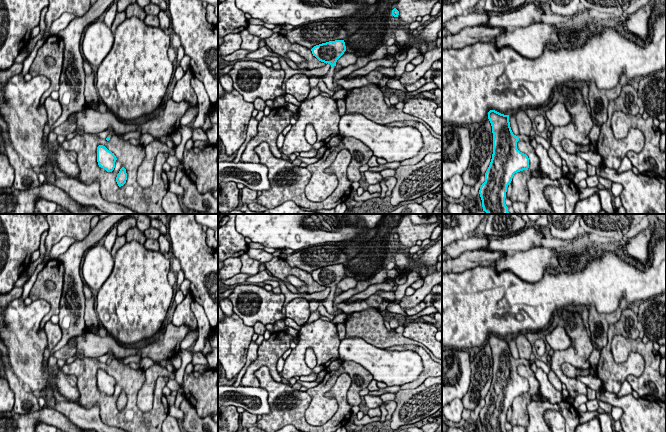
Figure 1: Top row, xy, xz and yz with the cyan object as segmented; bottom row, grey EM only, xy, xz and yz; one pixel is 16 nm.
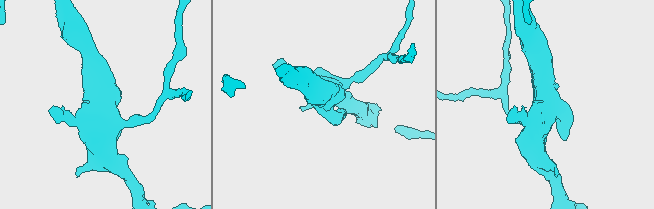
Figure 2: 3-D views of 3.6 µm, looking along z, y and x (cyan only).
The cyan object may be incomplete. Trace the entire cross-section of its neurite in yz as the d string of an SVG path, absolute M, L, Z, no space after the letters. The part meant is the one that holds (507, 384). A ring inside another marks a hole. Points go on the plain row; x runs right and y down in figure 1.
M495 334L488 336L488 343L492 350L493 378L479 418L483 432L508 432L505 428L508 409L515 397L529 392L529 382L517 373L517 366L535 364L548 374L551 365L536 358L534 360L514 359L510 351L509 339Z

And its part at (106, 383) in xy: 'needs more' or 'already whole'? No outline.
already whole

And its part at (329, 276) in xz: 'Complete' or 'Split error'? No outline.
Split error

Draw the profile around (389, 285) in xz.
M387 279L383 283L372 284L372 285L368 286L368 288L366 290L353 295L345 303L351 304L351 303L355 302L356 300L366 300L367 298L369 298L371 295L377 293L378 291L395 292L397 287L398 287L398 284L395 281Z

